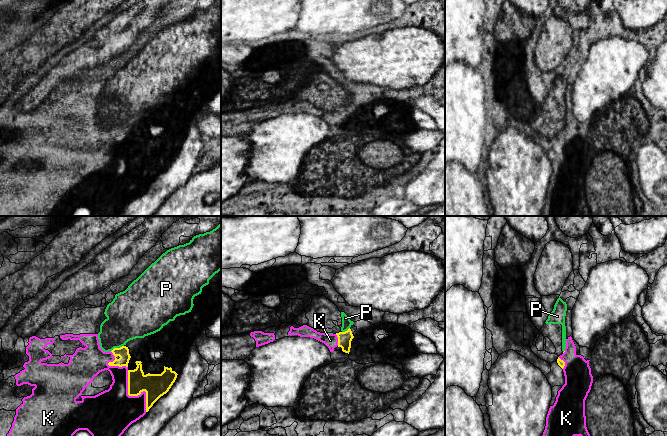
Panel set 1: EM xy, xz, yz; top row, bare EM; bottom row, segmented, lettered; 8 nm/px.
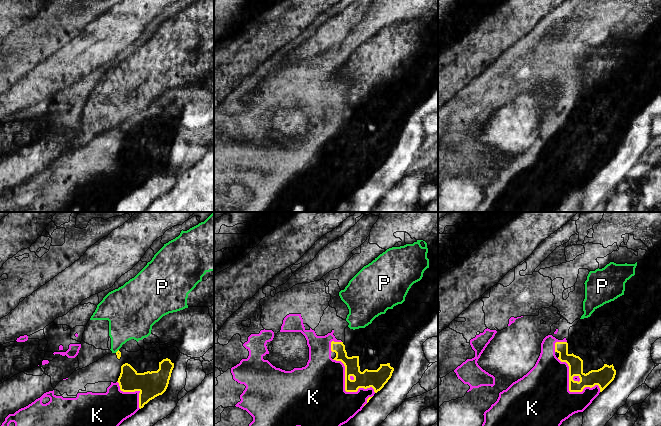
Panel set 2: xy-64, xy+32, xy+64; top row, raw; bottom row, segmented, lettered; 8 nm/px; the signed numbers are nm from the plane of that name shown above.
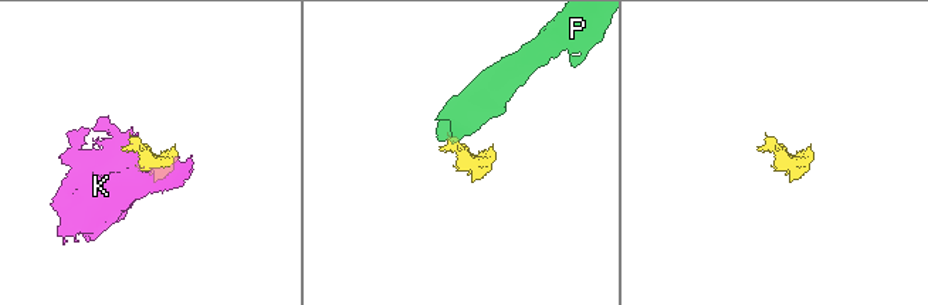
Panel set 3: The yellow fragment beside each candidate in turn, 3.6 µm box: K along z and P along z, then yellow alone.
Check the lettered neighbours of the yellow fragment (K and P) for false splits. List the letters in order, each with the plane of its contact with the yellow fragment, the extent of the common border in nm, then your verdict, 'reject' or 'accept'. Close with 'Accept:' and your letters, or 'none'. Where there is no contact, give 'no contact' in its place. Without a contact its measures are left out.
K: meets yellow in xy; contact 360 nm long; reject
P: meets yellow in xy; contact 120 nm long; reject
Accept: none

